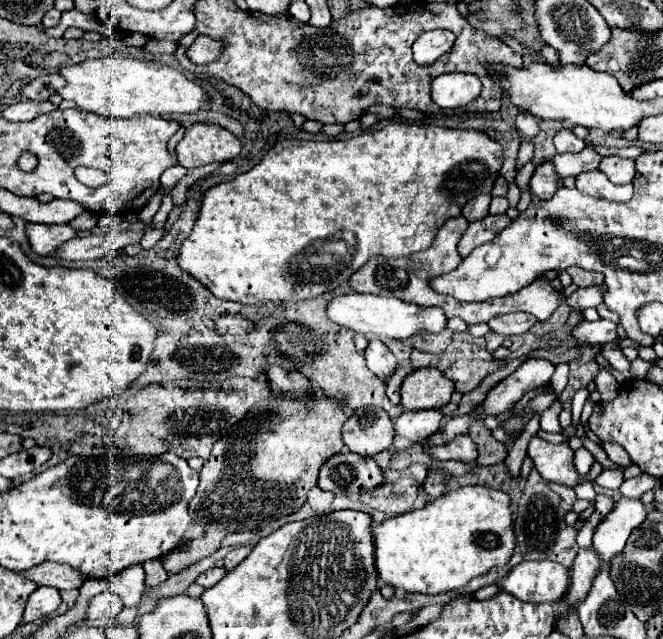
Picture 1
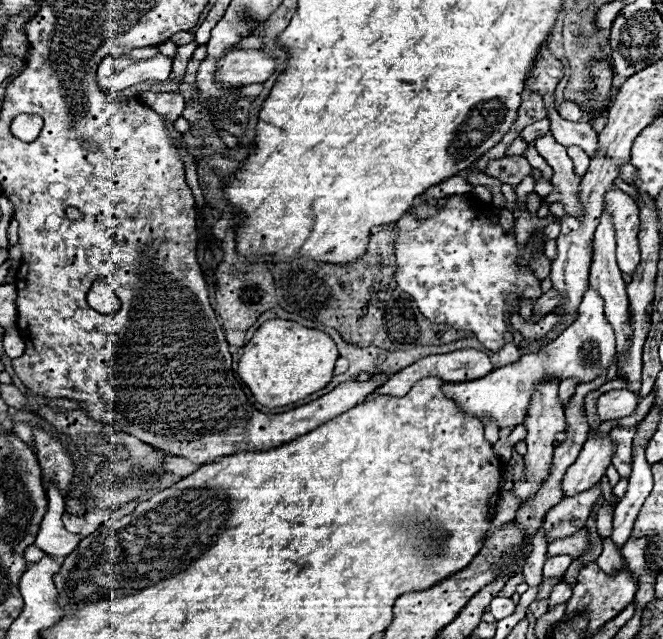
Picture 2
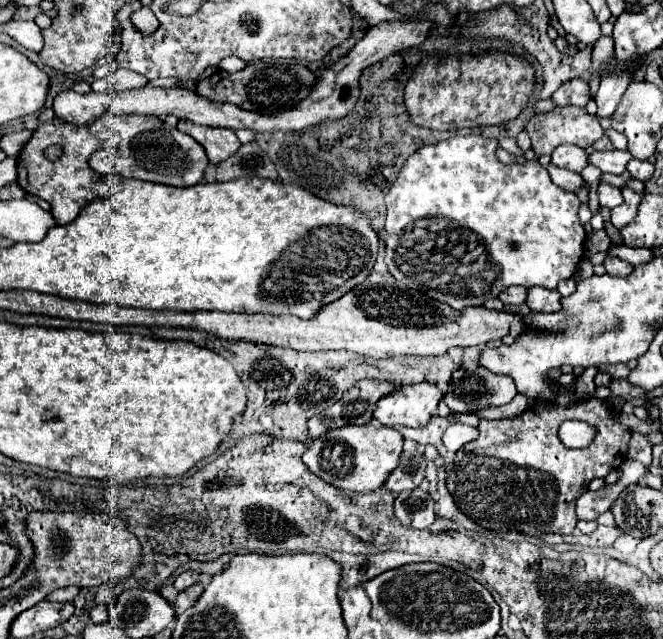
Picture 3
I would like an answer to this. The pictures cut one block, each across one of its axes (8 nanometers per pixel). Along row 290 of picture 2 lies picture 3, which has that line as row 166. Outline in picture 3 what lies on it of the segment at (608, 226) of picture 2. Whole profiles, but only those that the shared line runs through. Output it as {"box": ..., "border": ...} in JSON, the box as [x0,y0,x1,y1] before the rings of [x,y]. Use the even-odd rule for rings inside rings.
{"box":[590,150,632,174],"border":[[[612,150],[612,152],[594,152],[590,154],[590,162],[598,166],[602,172],[610,174],[622,174],[626,170],[626,164],[630,162],[632,154],[628,150]]]}

